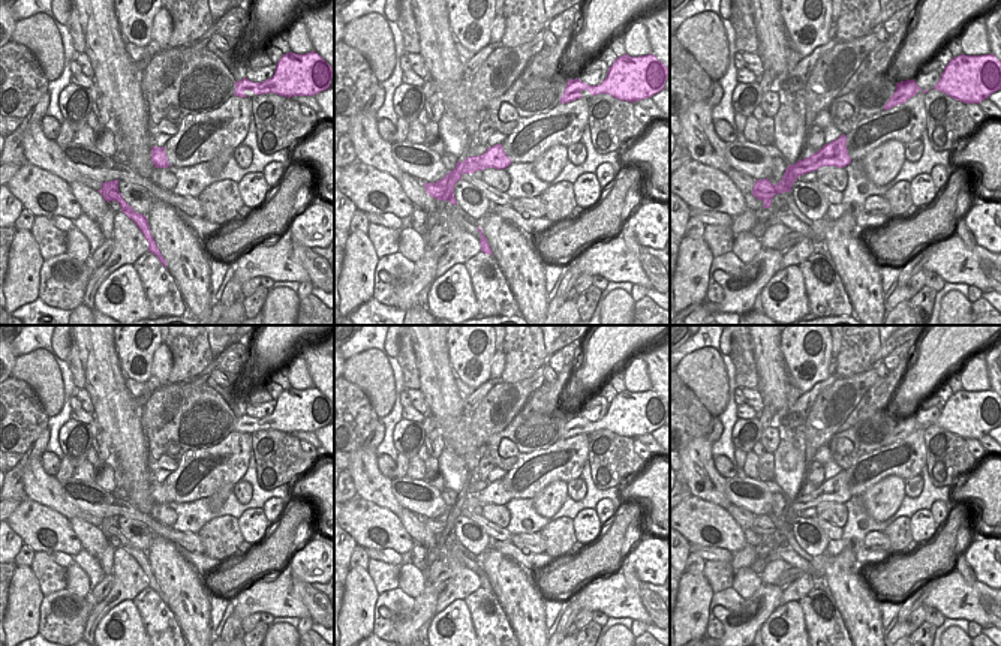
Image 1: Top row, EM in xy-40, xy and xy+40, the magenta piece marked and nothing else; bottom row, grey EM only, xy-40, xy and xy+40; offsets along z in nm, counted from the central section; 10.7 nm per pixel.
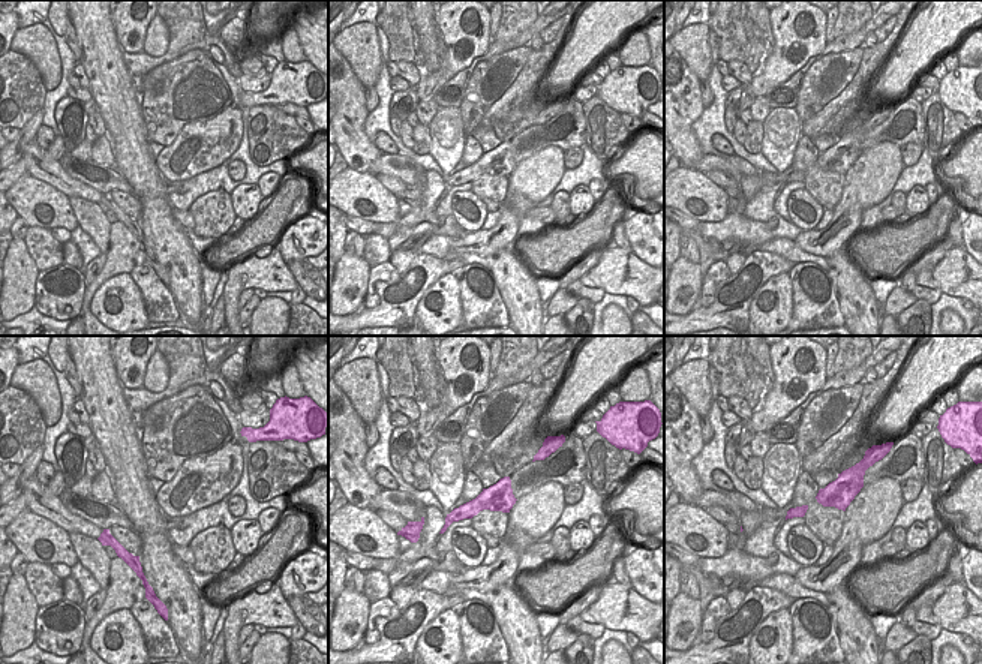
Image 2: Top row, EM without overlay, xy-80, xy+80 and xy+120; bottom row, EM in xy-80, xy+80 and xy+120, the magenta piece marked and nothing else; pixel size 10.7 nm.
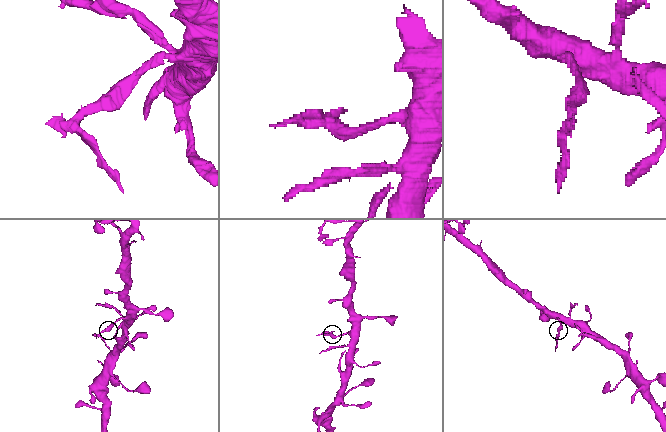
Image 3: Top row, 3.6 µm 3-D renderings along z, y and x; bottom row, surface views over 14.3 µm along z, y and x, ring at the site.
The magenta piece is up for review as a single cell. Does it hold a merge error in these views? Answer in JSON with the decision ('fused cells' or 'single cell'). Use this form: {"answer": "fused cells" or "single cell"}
{"answer": "fused cells"}

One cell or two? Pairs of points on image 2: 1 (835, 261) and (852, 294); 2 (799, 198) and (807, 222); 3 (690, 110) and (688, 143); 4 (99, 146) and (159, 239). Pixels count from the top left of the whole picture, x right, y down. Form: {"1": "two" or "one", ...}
{"1": "one", "2": "one", "3": "one", "4": "two"}

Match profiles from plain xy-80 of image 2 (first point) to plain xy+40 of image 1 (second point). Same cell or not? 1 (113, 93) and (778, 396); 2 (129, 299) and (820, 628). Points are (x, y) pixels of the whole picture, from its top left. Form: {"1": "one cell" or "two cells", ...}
{"1": "one cell", "2": "two cells"}

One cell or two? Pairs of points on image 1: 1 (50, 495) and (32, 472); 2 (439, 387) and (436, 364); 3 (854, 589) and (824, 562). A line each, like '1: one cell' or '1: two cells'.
1: one cell
2: one cell
3: two cells

